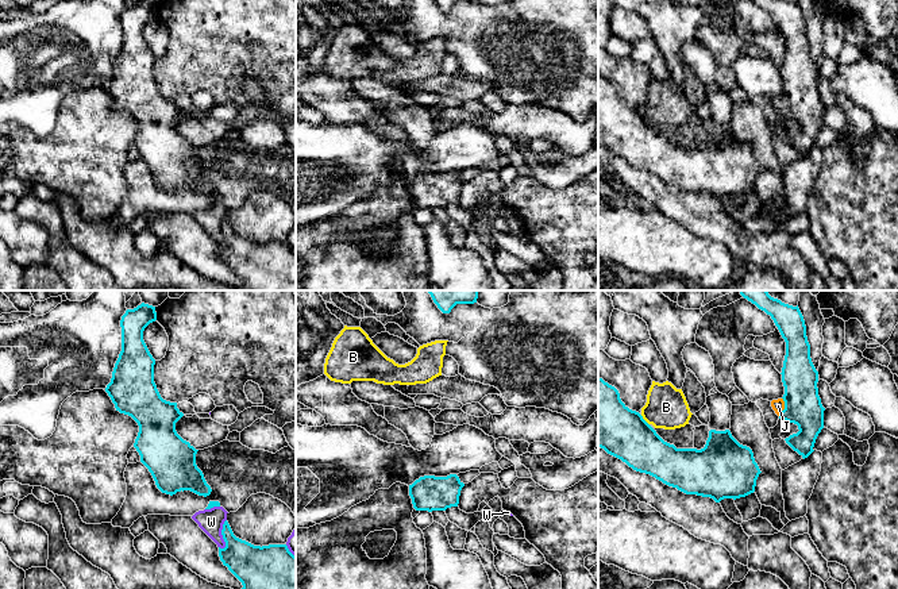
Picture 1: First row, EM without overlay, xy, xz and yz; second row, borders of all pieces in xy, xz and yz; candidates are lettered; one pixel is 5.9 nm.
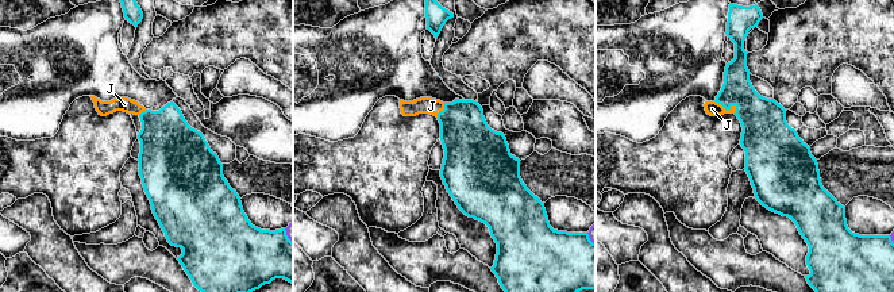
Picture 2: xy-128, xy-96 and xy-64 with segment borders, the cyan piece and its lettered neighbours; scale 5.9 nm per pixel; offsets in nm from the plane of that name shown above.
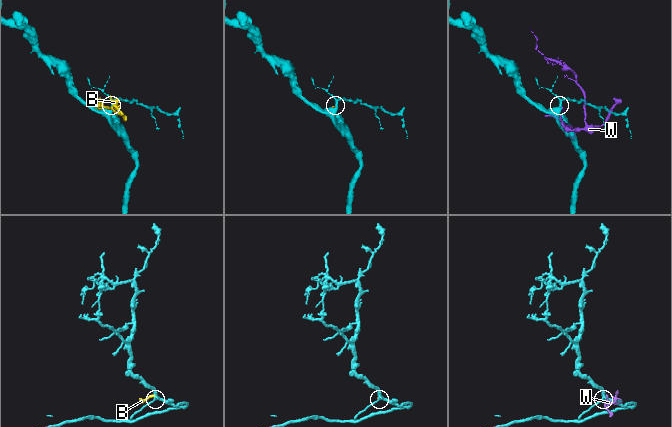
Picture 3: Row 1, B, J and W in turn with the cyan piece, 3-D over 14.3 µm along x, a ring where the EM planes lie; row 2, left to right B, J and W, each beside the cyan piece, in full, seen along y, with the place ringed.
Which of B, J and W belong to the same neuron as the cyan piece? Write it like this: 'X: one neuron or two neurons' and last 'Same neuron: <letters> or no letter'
B: two neurons
J: one neuron
W: two neurons
Same neuron: J

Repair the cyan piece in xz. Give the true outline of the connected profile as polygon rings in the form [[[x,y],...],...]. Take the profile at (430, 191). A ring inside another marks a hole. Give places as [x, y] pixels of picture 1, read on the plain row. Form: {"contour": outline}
{"contour": [[[456,172],[424,173],[409,182],[409,193],[416,208],[446,208],[458,204],[463,184]]]}

